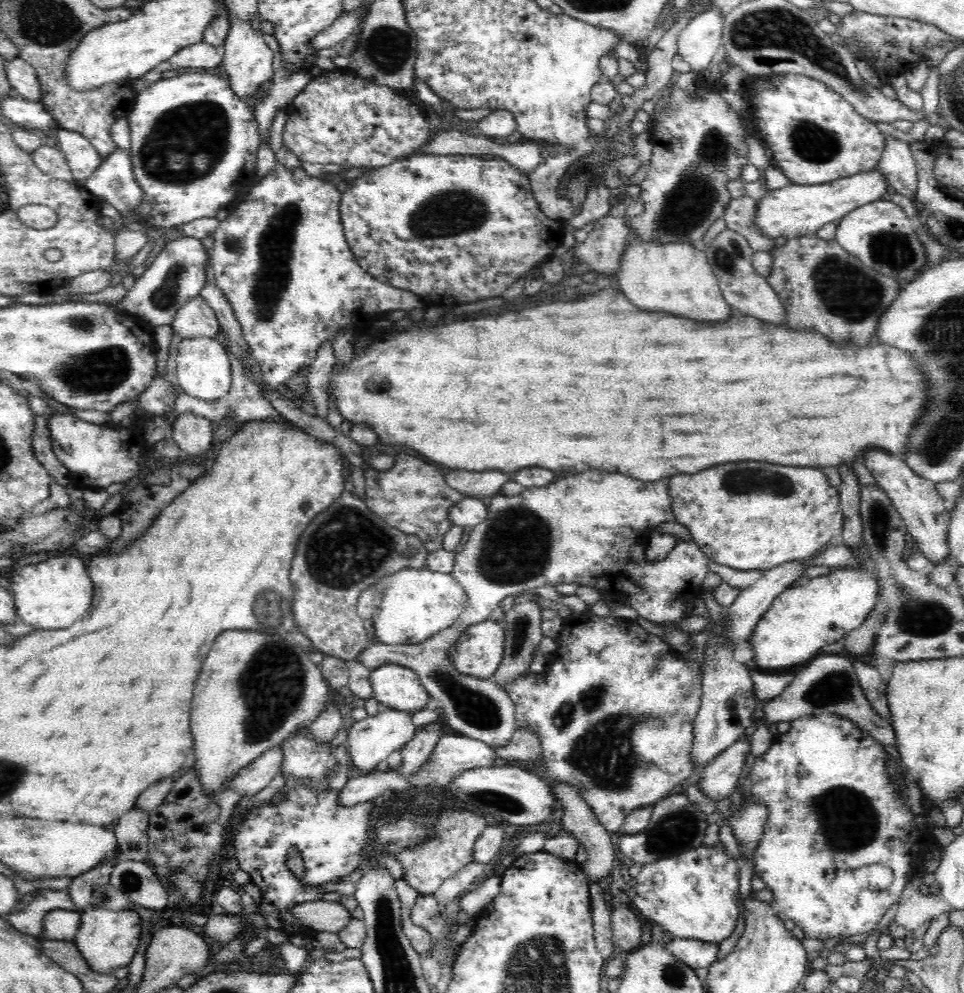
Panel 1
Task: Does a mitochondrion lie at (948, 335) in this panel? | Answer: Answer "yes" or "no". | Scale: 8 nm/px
yes

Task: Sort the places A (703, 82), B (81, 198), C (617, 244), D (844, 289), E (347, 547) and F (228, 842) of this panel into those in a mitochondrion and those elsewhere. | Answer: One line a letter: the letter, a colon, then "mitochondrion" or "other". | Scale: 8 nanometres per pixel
A: other
B: other
C: other
D: mitochondrion
E: mitochondrion
F: other

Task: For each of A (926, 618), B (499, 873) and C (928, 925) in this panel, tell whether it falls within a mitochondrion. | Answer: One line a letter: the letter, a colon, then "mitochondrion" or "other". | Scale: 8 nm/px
A: mitochondrion
B: other
C: other

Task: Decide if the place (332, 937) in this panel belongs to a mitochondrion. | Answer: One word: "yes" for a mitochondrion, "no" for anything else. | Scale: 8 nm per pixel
no

